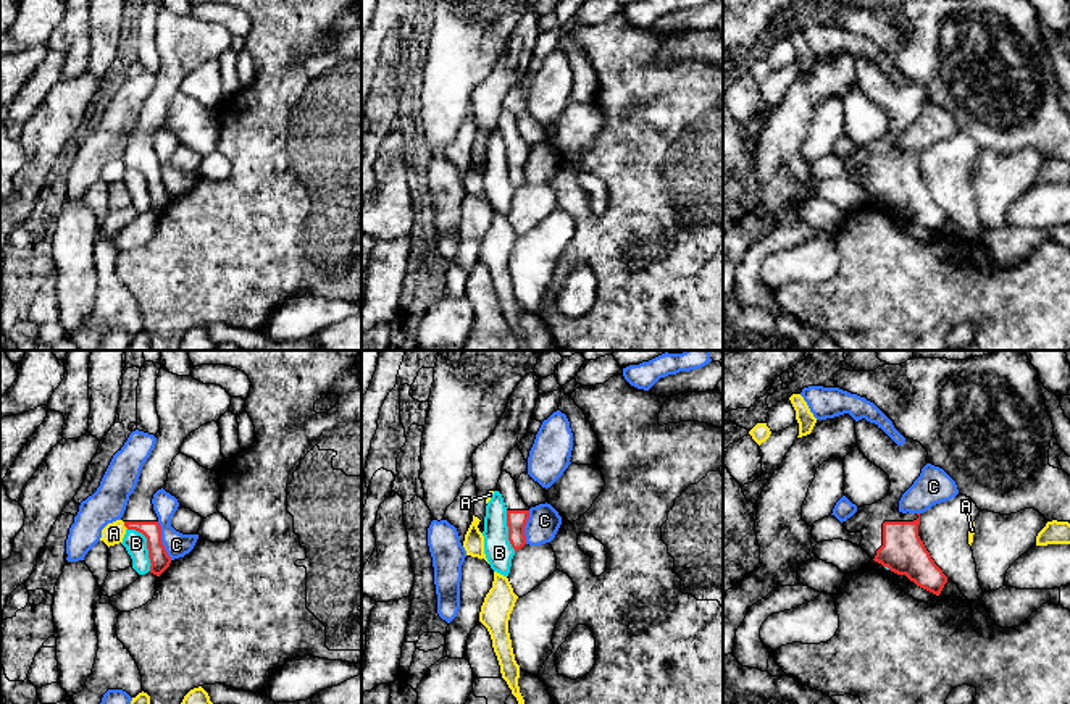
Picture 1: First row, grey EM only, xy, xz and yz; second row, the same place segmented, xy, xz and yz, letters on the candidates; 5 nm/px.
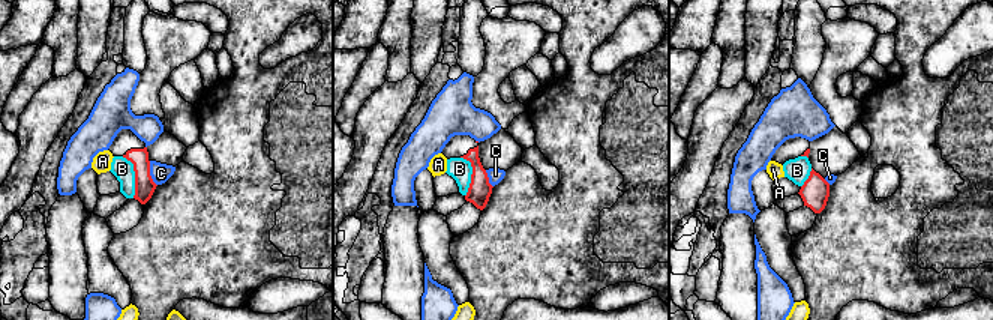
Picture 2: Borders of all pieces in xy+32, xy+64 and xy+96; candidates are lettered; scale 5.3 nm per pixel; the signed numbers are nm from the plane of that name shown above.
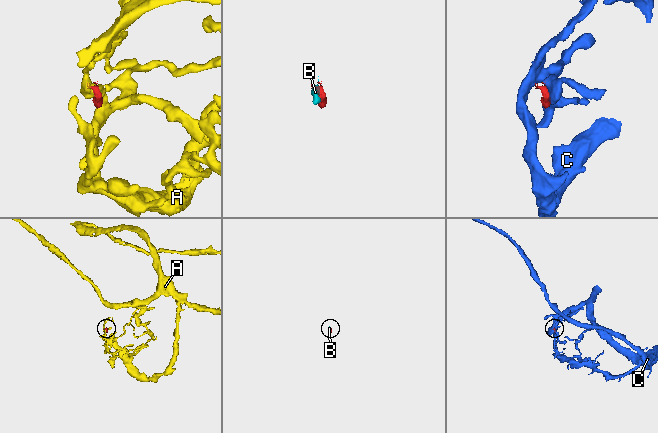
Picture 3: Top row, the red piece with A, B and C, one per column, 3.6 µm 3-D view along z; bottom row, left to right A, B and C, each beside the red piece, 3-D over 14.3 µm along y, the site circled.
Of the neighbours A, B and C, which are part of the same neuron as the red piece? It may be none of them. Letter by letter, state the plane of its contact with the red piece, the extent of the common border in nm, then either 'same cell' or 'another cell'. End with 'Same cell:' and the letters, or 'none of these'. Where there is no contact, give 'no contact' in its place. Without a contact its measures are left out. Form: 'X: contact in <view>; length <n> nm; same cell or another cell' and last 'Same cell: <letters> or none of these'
A: contact in xy; length 50 nm; another cell
B: contact in xy; length 240 nm; another cell
C: contact in xy; length 200 nm; another cell
Same cell: none of these

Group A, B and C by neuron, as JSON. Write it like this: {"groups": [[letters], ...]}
{"groups": [["A"], ["B"], ["C"]]}

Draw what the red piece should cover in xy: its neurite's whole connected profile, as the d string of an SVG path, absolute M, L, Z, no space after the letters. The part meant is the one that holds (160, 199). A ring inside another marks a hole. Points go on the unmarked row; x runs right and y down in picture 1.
M165 5L160 6L157 81L121 155L127 168L136 168L147 176L150 212L157 215L169 205L171 195L161 181L161 165L152 142L153 132L166 123L171 100L184 78L200 65L218 60L229 48L231 37L221 24L203 23L192 15L178 15Z

